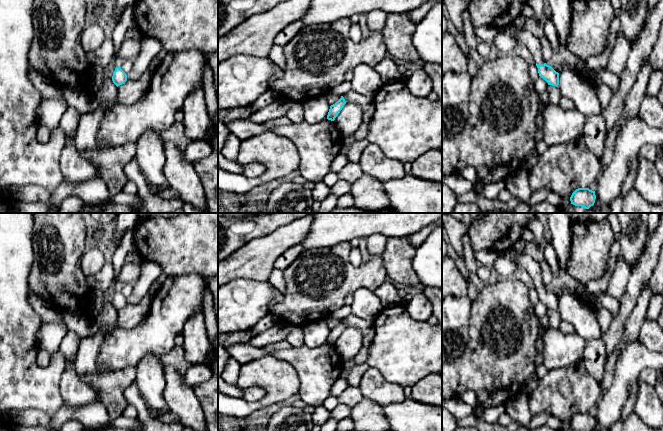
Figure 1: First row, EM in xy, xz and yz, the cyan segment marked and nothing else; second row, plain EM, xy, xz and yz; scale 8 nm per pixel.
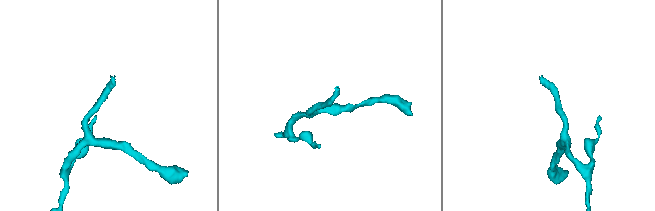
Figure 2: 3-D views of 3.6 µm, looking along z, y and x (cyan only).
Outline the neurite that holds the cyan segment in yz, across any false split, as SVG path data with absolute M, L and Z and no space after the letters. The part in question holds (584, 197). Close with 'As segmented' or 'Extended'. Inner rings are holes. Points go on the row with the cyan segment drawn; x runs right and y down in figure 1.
M578 188L570 197L571 204L584 207L585 209L589 209L593 206L595 199L595 191L592 191L589 188Z. As segmented

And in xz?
M343 96L333 105L330 106L327 119L334 121L335 118L338 116L344 105L346 104L346 101Z. As segmented

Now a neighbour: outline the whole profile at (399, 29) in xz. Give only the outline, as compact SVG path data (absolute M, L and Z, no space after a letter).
M388 13L386 20L382 35L387 53L404 61L420 59L417 49L412 44L416 23L406 15L396 13Z

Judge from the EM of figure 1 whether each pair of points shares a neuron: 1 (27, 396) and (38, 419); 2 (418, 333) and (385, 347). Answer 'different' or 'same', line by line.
1: different
2: same

